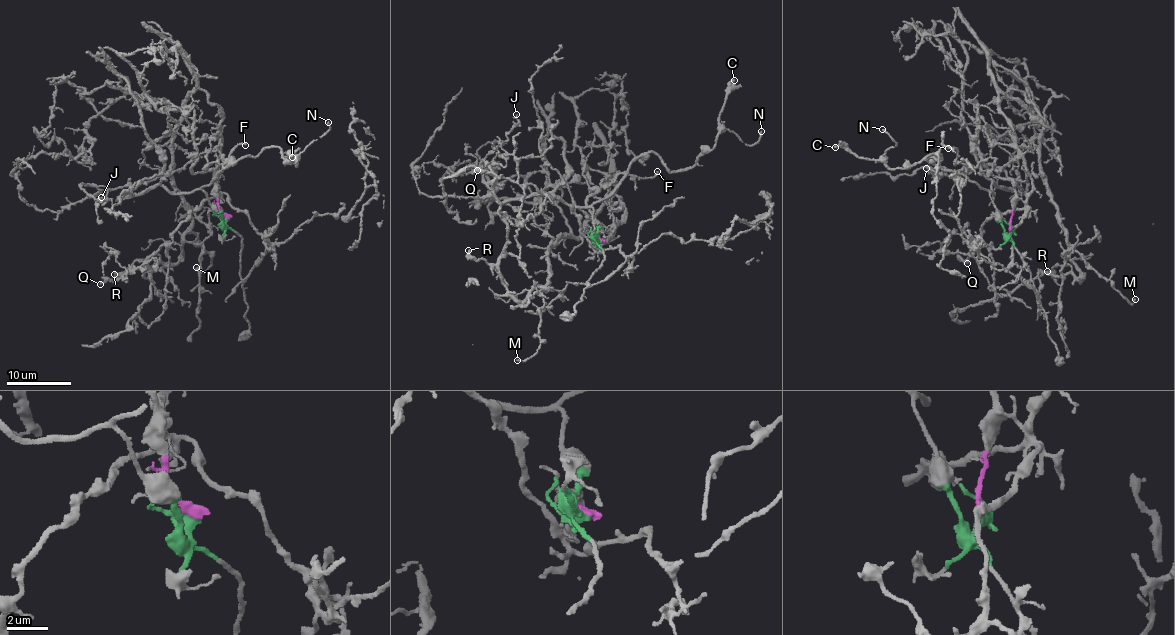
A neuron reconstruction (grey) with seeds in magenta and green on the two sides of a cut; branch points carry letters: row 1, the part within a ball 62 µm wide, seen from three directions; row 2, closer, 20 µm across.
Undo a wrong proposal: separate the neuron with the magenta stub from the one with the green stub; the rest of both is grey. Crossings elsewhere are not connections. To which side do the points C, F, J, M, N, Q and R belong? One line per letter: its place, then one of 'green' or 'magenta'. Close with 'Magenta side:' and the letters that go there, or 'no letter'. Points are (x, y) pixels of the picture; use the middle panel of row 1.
C: place (734, 80); green
F: place (657, 171); magenta
J: place (516, 114); magenta
M: place (517, 360); magenta
N: place (761, 131); green
Q: place (477, 170); magenta
R: place (468, 250); magenta
Magenta side: F, J, M, Q, R

